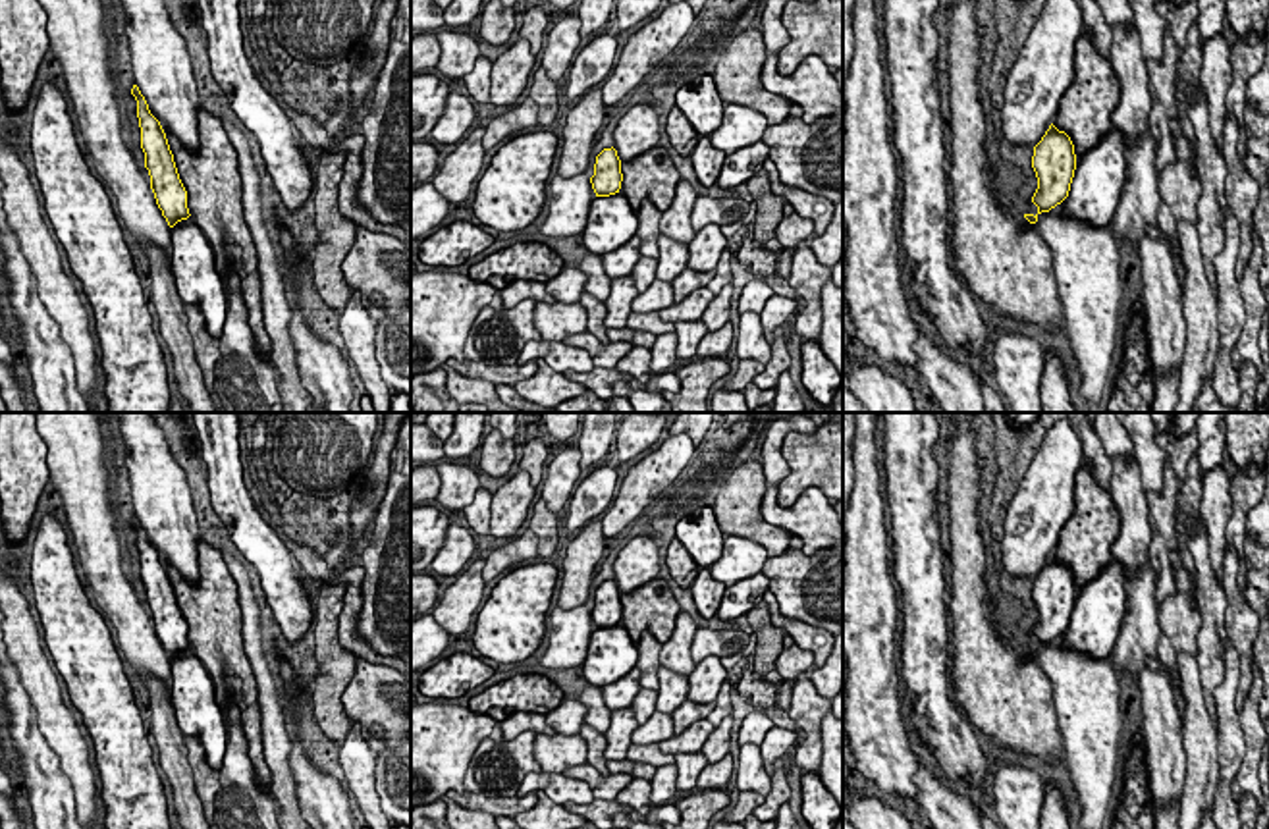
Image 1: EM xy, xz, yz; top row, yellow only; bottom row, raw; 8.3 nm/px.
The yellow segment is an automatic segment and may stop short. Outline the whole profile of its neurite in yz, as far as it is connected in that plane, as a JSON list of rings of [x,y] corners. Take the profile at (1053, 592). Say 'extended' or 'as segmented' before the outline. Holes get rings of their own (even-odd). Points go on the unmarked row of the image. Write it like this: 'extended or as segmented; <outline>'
as segmented; [[[1051,555],[1034,578],[1032,600],[1038,609],[1032,634],[1038,638],[1038,646],[1049,644],[1068,628],[1074,609],[1076,586],[1070,569]]]

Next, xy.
as segmented; [[[133,517],[131,526],[137,532],[141,580],[145,584],[145,600],[150,607],[150,621],[162,648],[168,657],[174,659],[177,654],[191,648],[187,640],[187,623],[179,611],[174,586],[160,553],[150,546],[148,536],[137,517]]]

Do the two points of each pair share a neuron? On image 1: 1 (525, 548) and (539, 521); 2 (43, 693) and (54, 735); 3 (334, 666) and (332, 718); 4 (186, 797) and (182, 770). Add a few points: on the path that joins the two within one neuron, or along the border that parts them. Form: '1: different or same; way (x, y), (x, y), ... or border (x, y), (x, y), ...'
1: different; border (529, 529), (537, 536), (539, 556)
2: same; way (49, 702), (54, 725)
3: same; way (332, 679), (332, 704)
4: same; way (184, 791), (182, 775)

